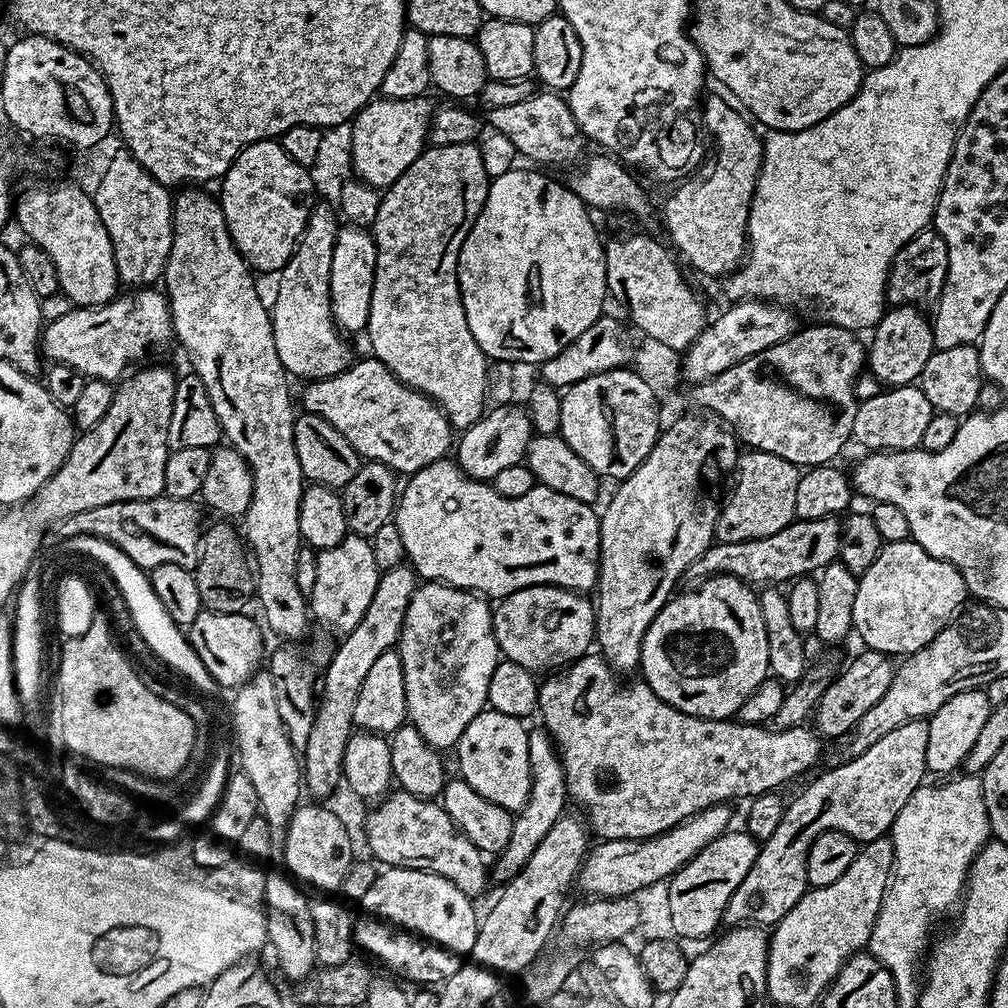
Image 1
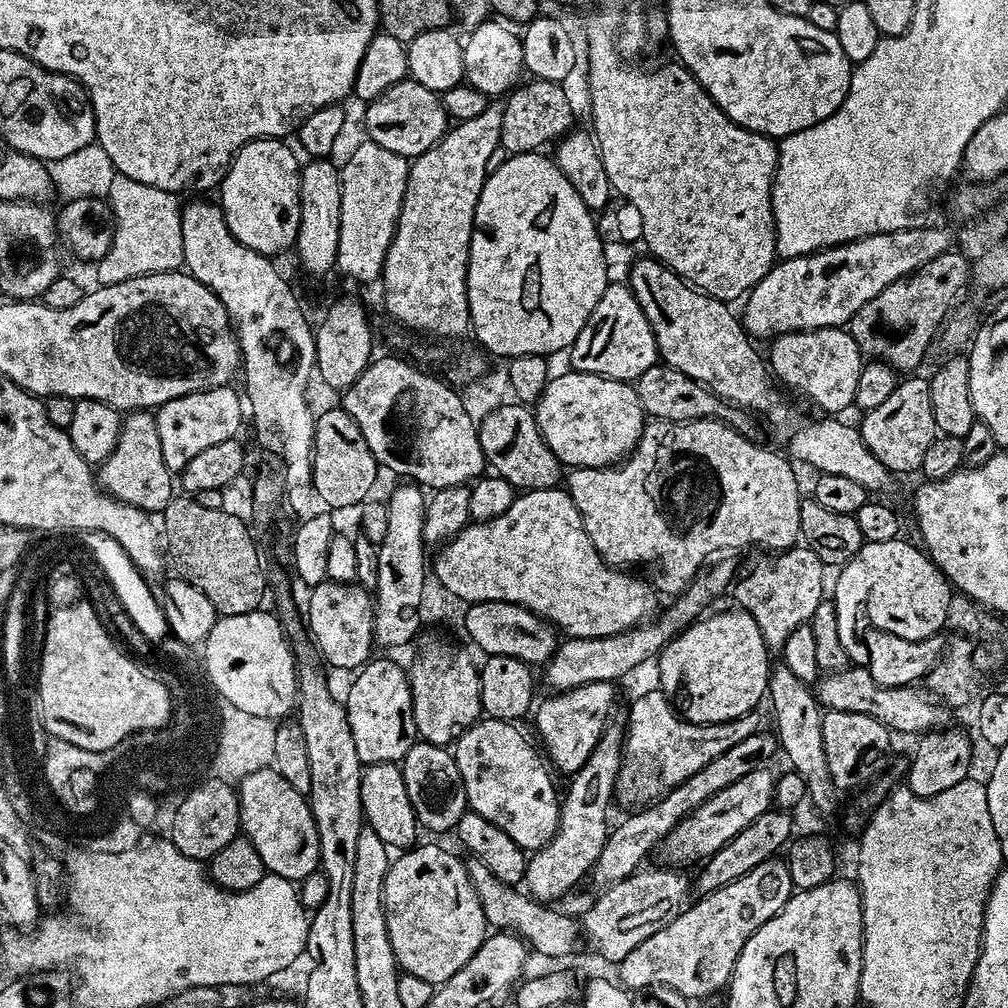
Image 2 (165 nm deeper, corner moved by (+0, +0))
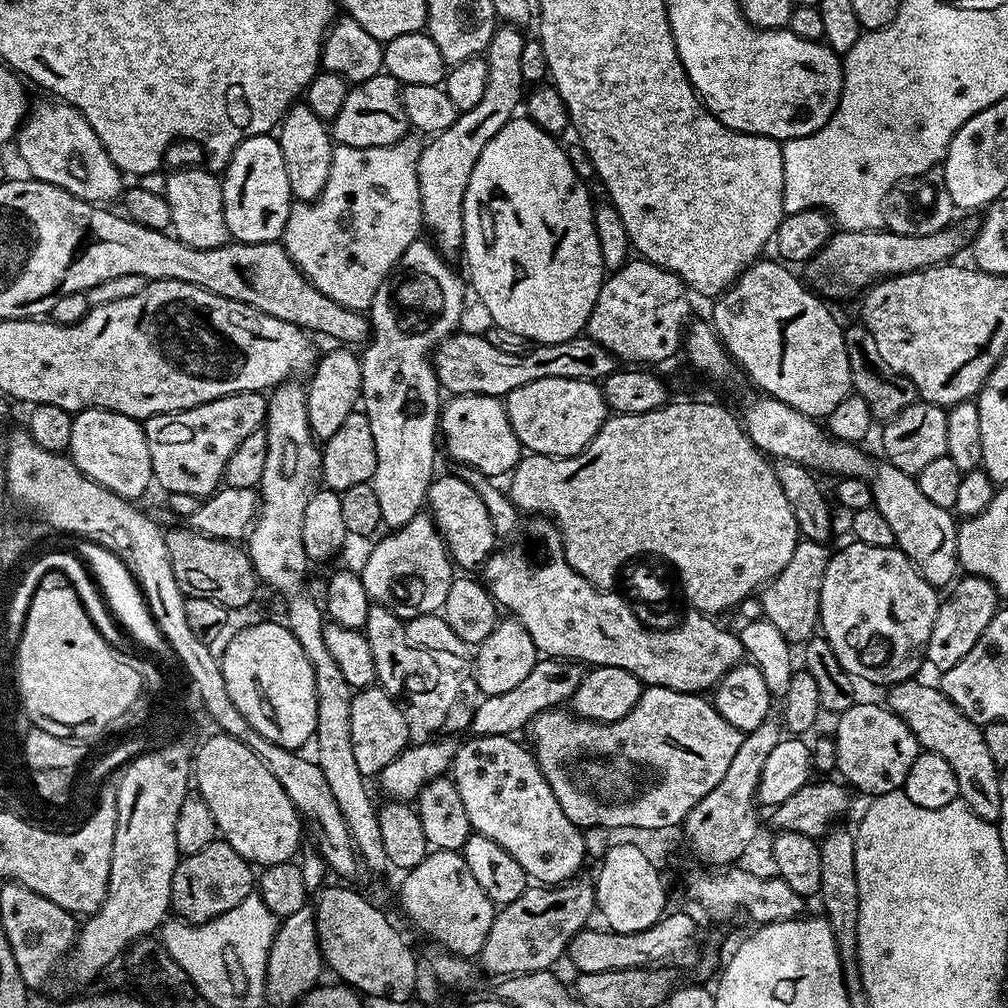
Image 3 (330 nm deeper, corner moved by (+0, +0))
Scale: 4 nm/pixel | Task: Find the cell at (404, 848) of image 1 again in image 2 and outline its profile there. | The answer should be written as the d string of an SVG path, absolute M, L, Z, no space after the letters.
M469 859L467 866L468 877L478 894L478 902L482 902L482 914L486 918L489 929L507 930L517 934L526 941L533 953L541 952L552 960L560 960L563 956L570 955L579 944L582 944L582 924L577 917L575 920L564 912L555 912L552 909L555 907L531 899L513 885L494 878L494 874L481 860Z

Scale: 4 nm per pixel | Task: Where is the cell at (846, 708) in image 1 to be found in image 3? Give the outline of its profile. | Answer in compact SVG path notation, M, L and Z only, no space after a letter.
M980 576L961 577L946 595L948 596L945 599L943 597L937 605L931 638L925 648L925 657L930 658L930 664L937 673L950 670L970 652L1000 607L996 588Z

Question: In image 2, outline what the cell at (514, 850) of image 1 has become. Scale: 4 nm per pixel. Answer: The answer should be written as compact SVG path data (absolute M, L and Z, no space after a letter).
M590 682L565 692L556 692L549 700L544 700L541 704L539 701L535 705L536 732L541 740L539 743L547 763L557 773L577 772L586 758L590 758L594 746L598 746L598 738L610 723L608 711L616 704L616 688L617 685L613 682Z

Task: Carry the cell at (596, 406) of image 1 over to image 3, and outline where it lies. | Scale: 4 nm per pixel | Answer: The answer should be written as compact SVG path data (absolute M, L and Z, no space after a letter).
M538 378L538 382L526 382L526 386L518 386L506 397L504 408L521 449L557 458L579 454L610 415L601 385L574 378Z

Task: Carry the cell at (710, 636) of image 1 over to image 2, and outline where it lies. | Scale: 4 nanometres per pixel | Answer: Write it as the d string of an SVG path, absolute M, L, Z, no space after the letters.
M743 610L705 615L660 651L659 691L691 724L721 724L759 709L768 691L770 653L758 622Z

